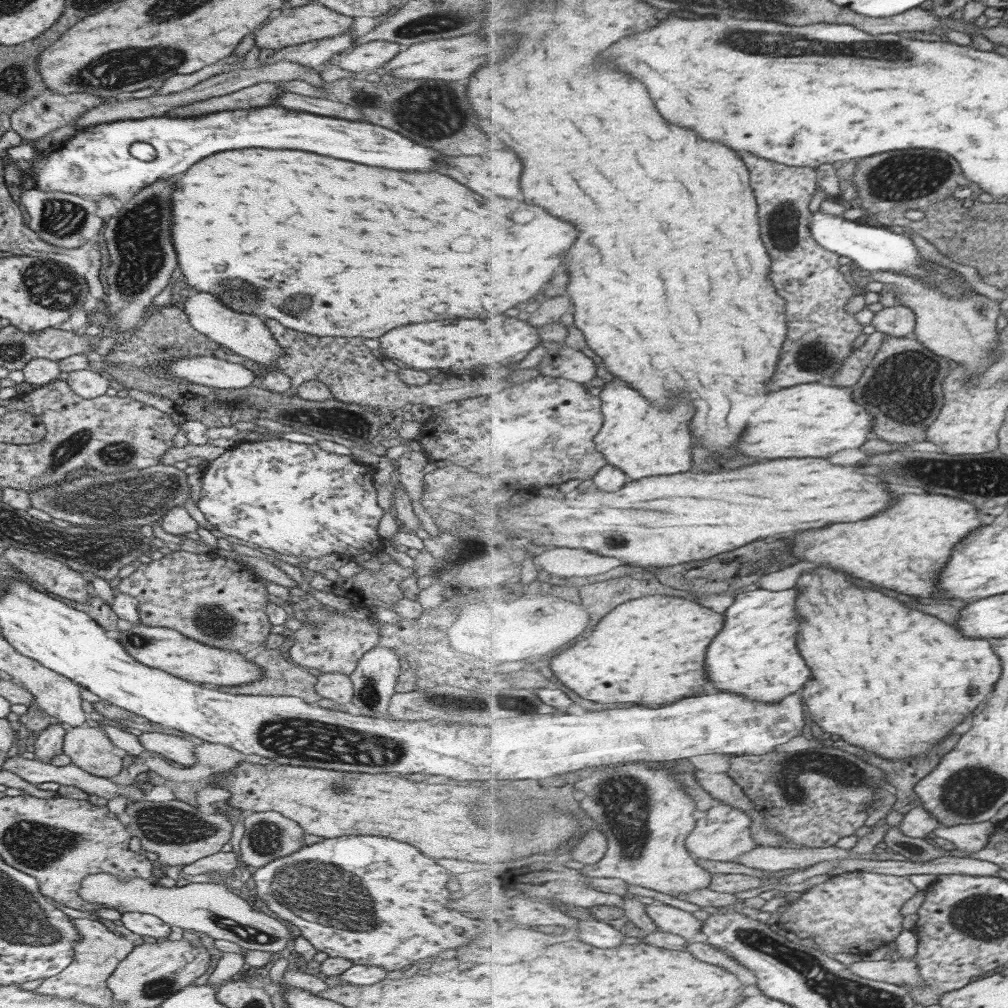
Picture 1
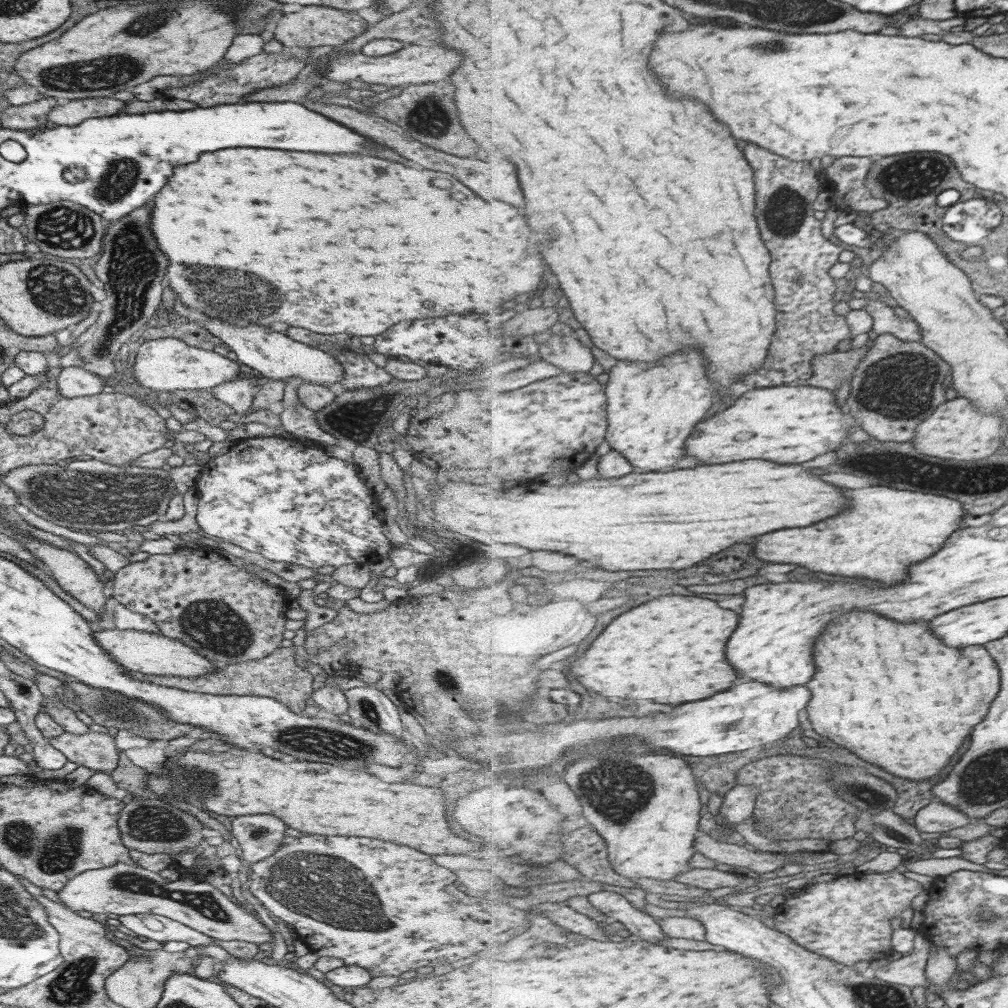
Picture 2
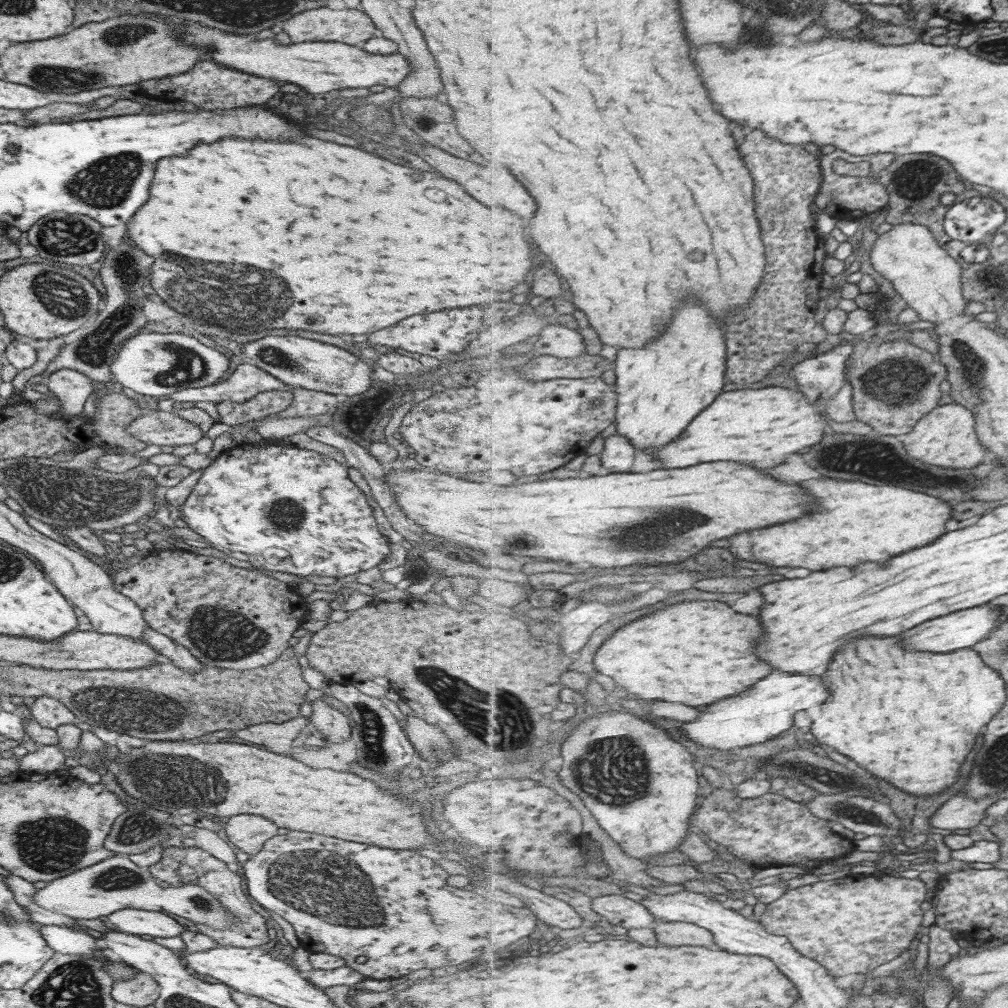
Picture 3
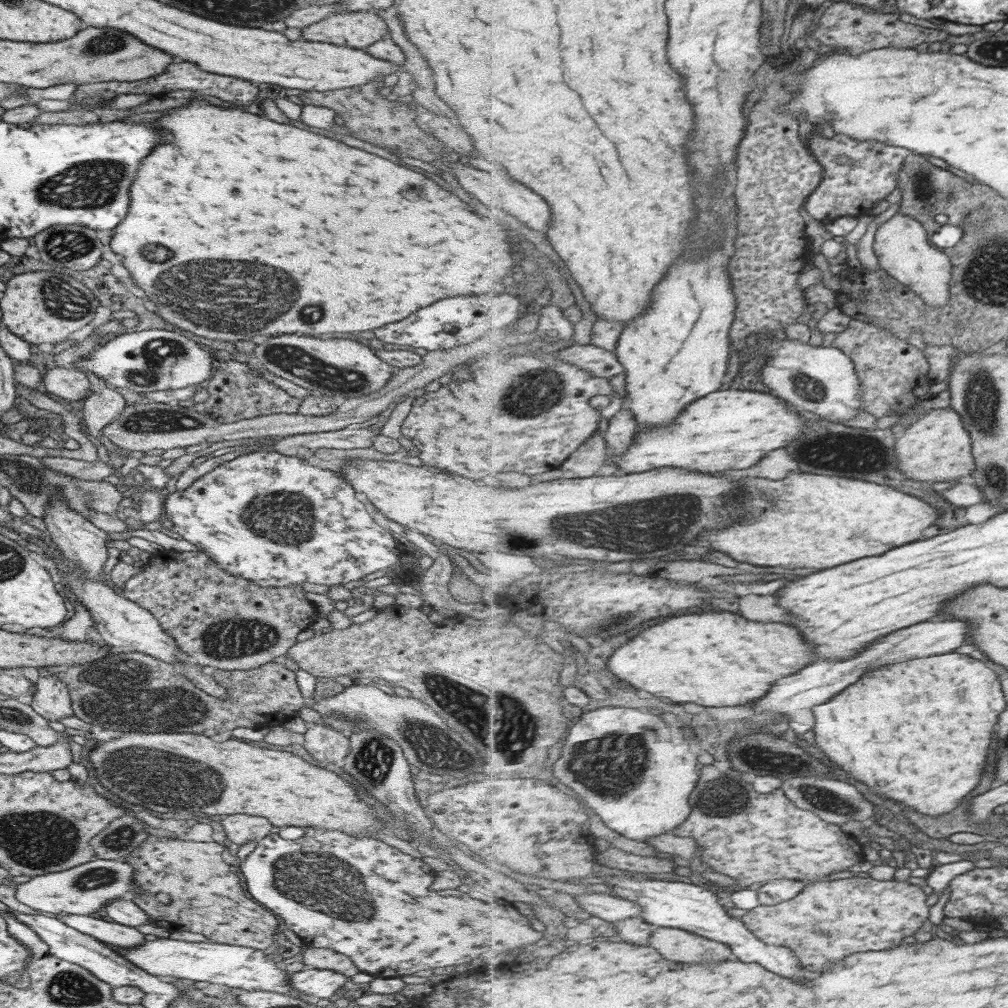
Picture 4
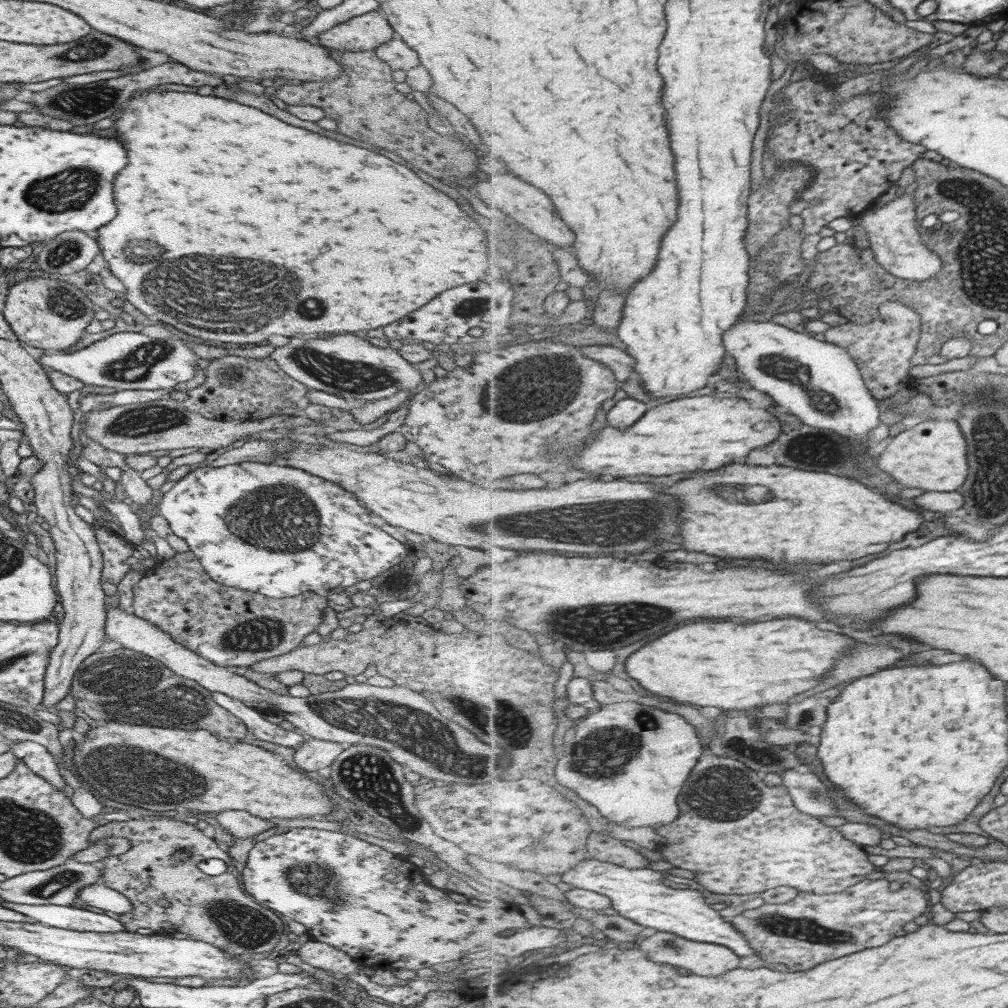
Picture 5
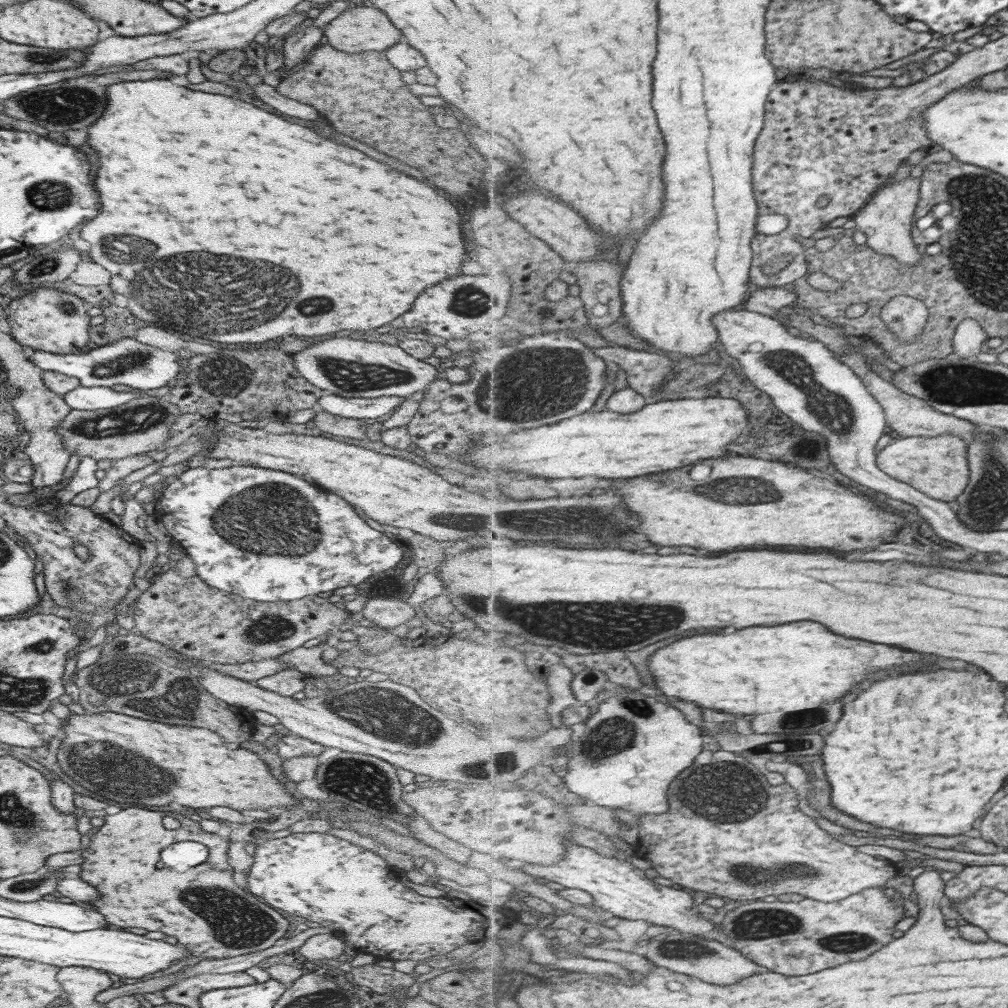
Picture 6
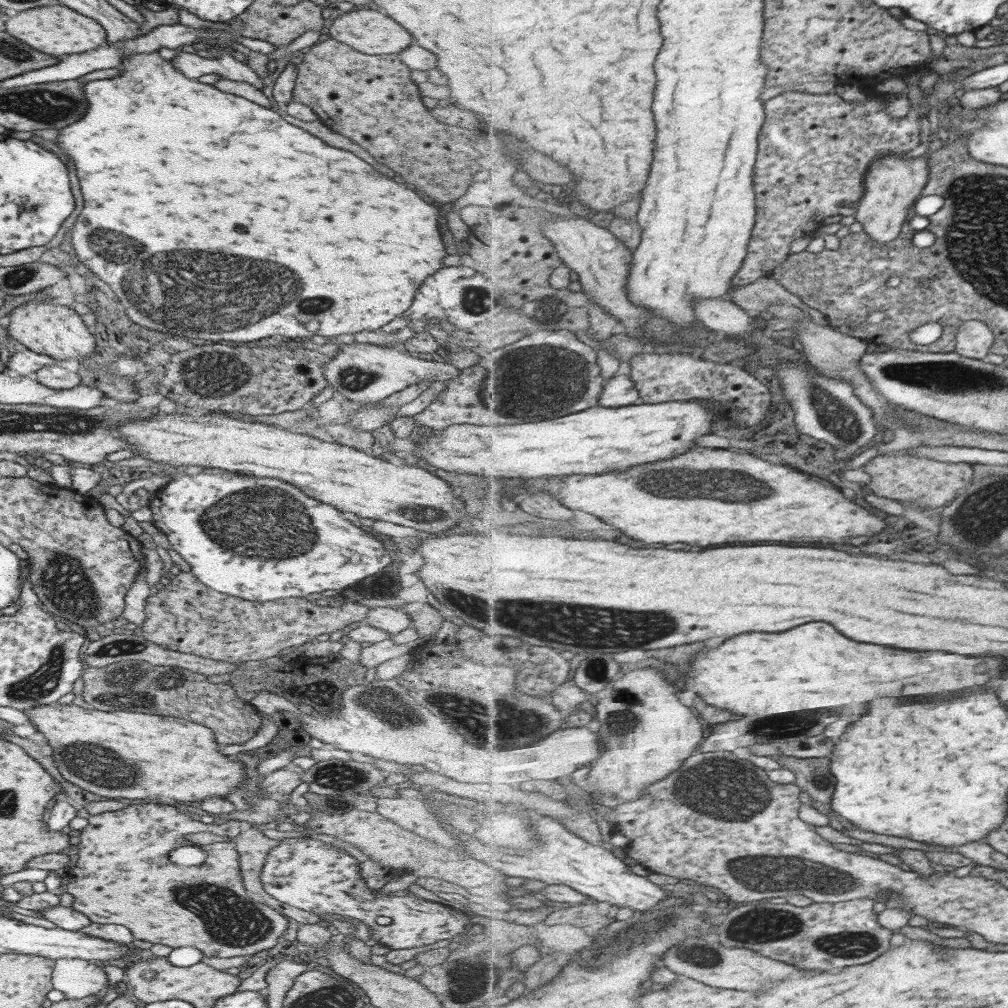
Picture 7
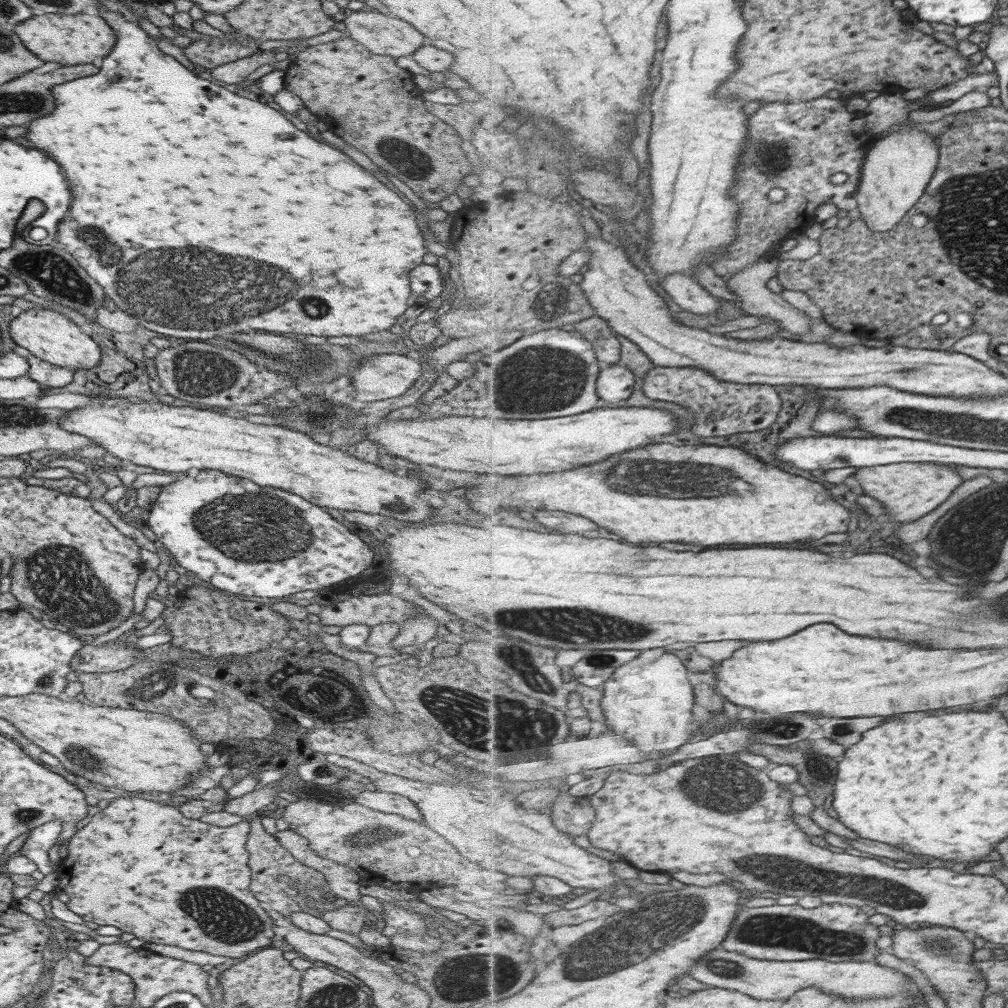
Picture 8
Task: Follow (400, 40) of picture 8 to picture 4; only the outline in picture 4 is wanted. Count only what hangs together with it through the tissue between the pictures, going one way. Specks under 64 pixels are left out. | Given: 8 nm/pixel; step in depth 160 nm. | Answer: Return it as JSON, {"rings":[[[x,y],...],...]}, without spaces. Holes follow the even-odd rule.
{"rings":[[[338,11],[301,29],[301,39],[364,49],[386,37],[383,19],[369,11]]]}

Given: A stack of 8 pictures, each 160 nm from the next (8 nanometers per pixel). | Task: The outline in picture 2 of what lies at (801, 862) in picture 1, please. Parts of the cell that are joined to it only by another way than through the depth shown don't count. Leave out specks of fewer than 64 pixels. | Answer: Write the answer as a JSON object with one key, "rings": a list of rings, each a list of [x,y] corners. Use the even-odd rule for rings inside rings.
{"rings":[[[700,834],[694,850],[701,853],[717,864],[739,866],[741,868],[756,868],[767,873],[782,868],[785,864],[795,864],[791,855],[785,856],[773,852],[755,851],[746,846],[725,844],[714,839],[711,835]]]}

